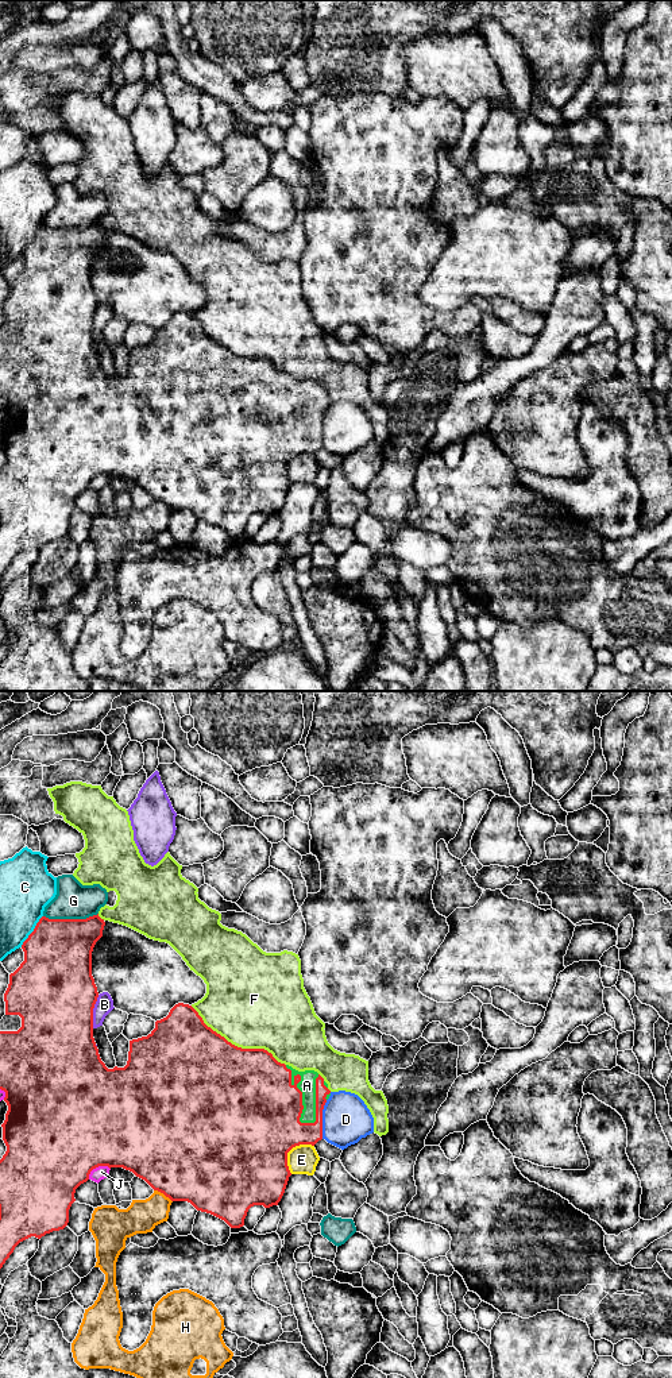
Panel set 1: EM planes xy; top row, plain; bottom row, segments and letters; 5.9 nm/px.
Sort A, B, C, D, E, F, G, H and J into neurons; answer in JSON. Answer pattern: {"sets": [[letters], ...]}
{"sets": [["A"], ["B"], ["C"], ["D"], ["E"], ["F"], ["G"], ["H"], ["J"]]}

